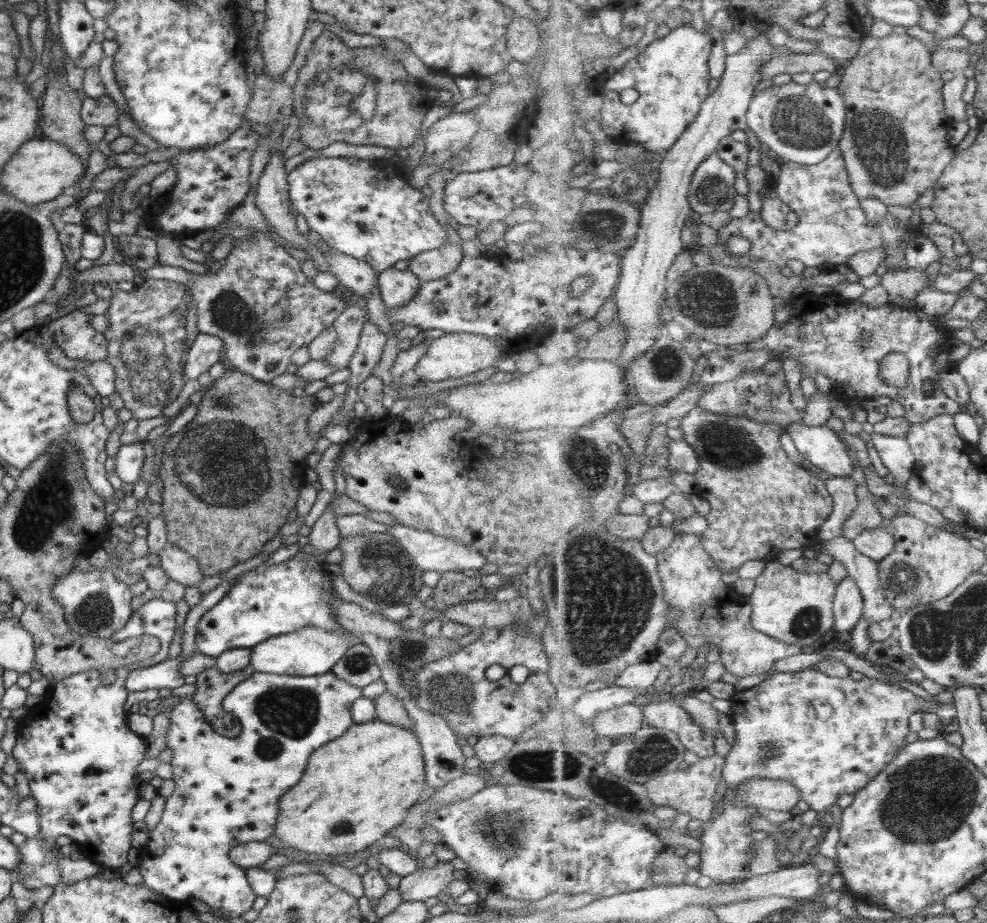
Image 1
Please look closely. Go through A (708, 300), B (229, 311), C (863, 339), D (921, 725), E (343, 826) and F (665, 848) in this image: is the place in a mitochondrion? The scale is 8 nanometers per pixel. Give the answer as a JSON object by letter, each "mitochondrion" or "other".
{"A":"mitochondrion","B":"mitochondrion","C":"mitochondrion","D":"other","E":"mitochondrion","F":"other"}

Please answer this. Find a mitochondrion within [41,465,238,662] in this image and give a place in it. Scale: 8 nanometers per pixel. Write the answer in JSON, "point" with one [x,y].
{"point":[94,612]}

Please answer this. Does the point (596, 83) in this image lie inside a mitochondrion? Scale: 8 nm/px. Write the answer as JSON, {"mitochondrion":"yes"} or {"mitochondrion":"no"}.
{"mitochondrion":"no"}

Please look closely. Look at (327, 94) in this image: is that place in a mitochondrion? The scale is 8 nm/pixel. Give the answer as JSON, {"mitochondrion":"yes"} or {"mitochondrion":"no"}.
{"mitochondrion":"yes"}

